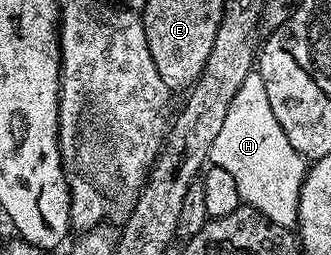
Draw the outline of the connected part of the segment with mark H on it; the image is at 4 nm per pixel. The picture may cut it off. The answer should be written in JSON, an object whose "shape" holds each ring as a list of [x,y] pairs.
{"shape":[[[253,69],[246,81],[238,85],[238,93],[234,93],[230,109],[226,109],[226,119],[218,135],[212,142],[211,166],[226,169],[226,173],[234,177],[234,185],[238,185],[243,198],[267,219],[295,228],[306,160],[286,141],[282,125],[278,125],[278,117],[274,117],[274,109],[270,109],[270,97],[266,97],[266,85],[259,70]]]}

